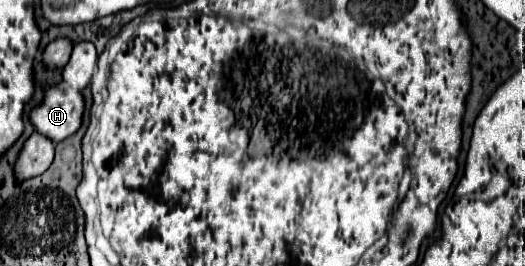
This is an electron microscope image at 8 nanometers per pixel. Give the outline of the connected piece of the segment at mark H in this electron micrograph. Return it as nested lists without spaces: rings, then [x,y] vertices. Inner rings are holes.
[[[63,81],[49,87],[43,95],[43,101],[29,113],[29,121],[35,131],[55,143],[73,135],[81,125],[81,117],[83,95]]]

